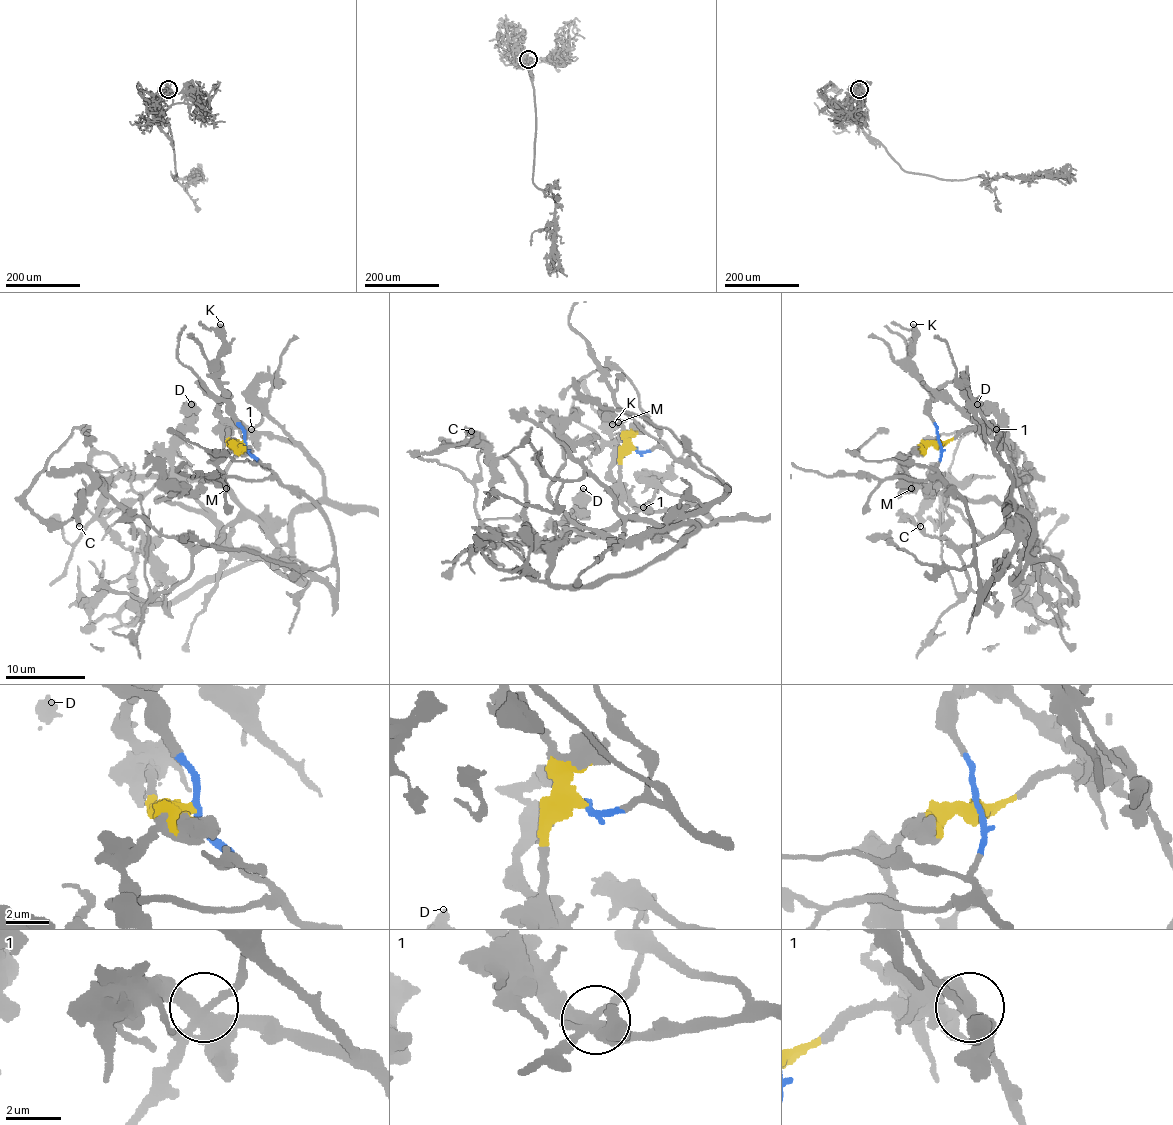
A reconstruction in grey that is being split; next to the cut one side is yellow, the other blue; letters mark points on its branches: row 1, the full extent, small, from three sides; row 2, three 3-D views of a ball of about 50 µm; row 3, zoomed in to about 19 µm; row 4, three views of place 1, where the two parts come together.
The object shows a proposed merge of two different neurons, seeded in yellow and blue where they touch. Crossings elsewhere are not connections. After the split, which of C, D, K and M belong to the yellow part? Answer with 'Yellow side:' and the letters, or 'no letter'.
Yellow side: C, D, K, M

